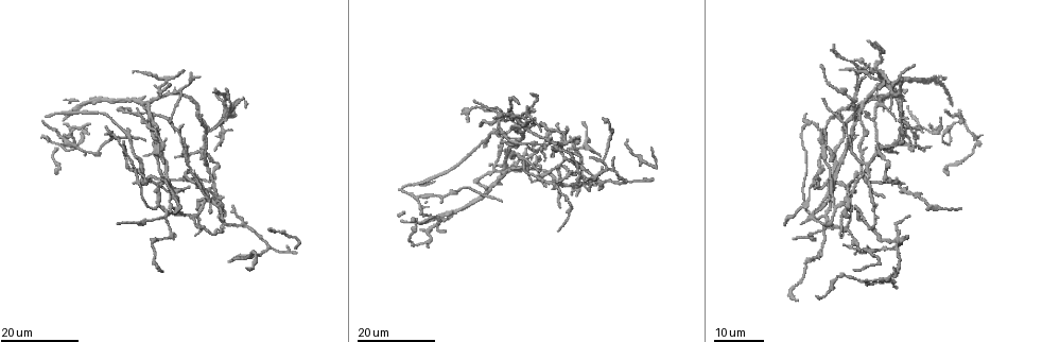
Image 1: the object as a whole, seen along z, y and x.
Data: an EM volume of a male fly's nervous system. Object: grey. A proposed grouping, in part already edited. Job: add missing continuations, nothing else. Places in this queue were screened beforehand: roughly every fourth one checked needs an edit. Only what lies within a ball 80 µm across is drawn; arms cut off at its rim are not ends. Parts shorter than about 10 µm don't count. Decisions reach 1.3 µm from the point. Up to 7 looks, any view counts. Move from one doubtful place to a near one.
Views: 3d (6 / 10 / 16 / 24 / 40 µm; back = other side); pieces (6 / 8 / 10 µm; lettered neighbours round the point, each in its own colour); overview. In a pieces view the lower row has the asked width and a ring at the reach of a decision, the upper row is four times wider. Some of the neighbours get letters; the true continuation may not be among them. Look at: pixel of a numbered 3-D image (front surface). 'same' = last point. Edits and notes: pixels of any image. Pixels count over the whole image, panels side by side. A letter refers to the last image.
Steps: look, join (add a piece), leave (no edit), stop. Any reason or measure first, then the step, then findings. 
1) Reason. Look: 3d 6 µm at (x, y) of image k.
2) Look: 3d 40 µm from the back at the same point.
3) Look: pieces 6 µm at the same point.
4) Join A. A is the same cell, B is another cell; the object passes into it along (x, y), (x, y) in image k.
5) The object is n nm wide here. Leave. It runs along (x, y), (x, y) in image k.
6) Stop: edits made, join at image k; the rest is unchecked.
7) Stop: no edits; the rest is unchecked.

Look: 3d 16 µm at (884, 196) of image 1.

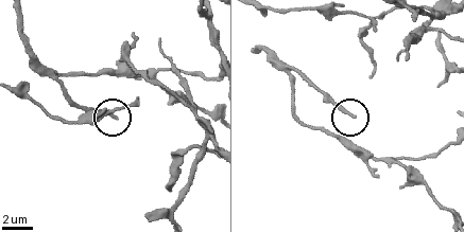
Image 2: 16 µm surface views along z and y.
Look: 3d 6 µm at (354, 115) of image 2.

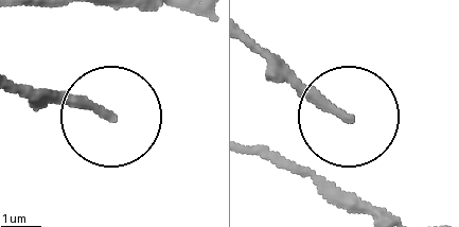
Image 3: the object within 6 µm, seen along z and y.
Look: pieces 8 µm at (343, 116) of image 3.

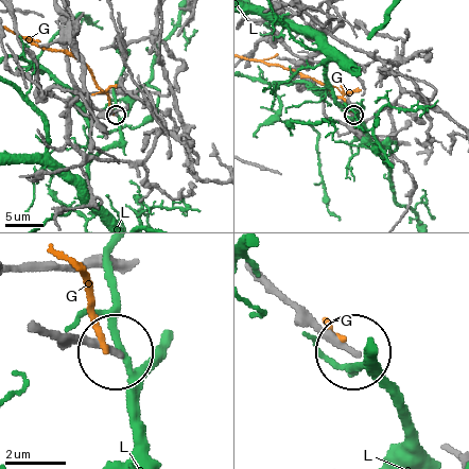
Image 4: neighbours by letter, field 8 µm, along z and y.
Leave. G and L are other cells; it runs along (45, 327), (110, 349) in image 4; no lettered piece goes on from it.

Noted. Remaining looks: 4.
Free end. Look: 3d 24 µm at (817, 213) of image 1.

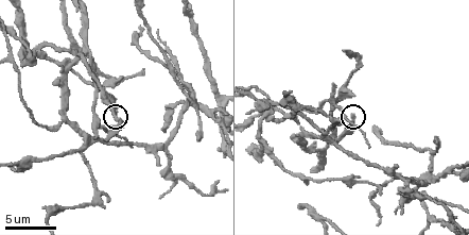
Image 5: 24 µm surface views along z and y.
Look: 3d 6 µm at (351, 116) of image 5.

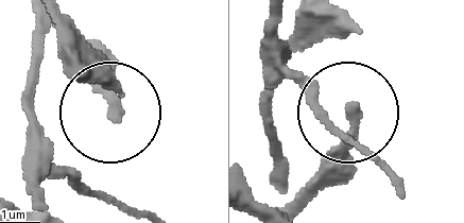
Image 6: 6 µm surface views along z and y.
Look: pieces 6 µm at (354, 107) of image 6.

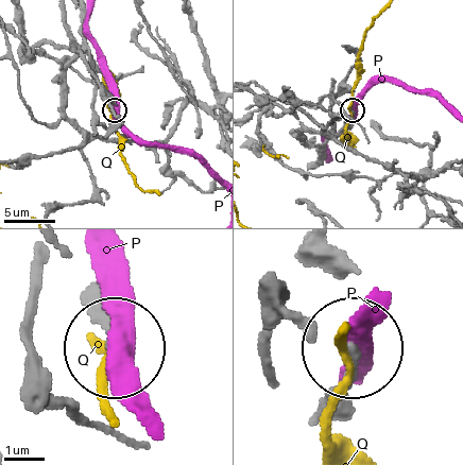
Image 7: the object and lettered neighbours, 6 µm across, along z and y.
Leave. P and Q are other cells; none of them fits.

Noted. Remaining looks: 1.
Stop: no edits; the rest is unchecked.

